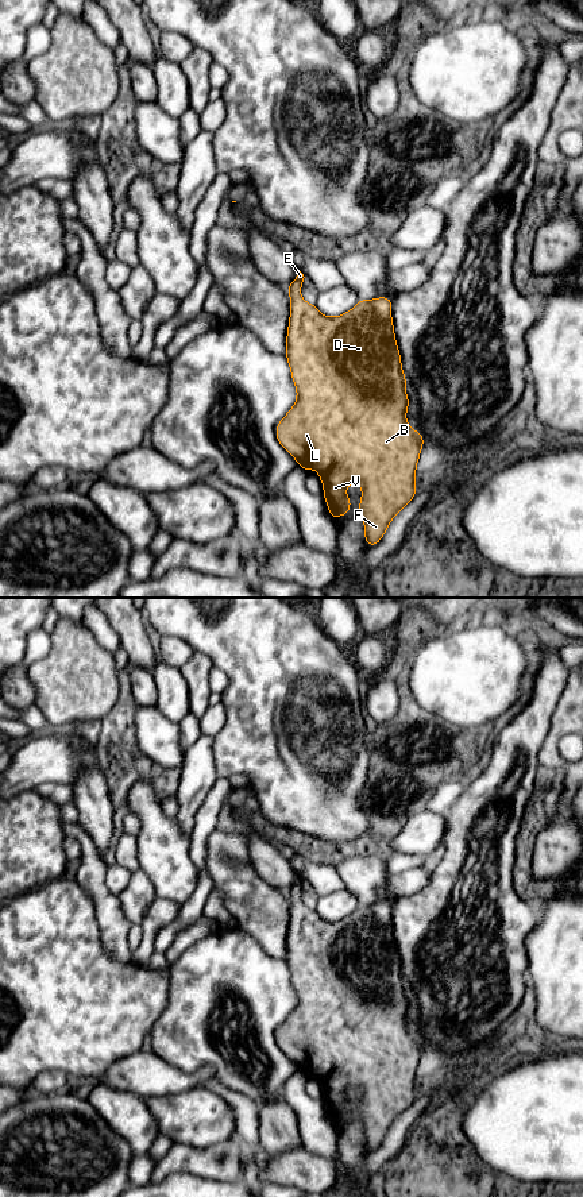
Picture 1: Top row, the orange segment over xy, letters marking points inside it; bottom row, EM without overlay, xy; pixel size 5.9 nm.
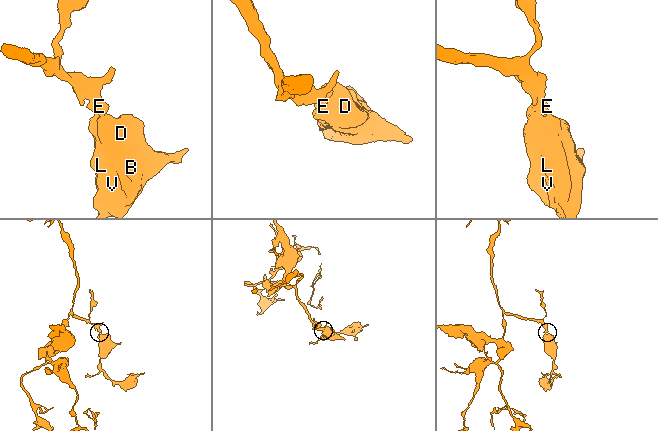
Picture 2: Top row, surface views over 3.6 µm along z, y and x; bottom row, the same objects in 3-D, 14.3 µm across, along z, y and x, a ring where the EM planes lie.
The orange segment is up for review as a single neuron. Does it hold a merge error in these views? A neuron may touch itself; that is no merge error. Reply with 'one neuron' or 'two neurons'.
one neuron

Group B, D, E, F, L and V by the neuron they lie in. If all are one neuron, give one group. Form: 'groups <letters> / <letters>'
groups B D E F L V

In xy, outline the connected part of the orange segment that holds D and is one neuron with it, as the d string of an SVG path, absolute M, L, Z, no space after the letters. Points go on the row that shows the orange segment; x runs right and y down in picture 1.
M297 269L296 279L287 286L290 297L290 318L286 337L286 359L297 390L294 406L278 422L278 443L296 459L306 472L312 468L324 486L324 498L333 521L350 513L351 501L345 487L358 483L362 487L359 514L364 522L364 540L370 547L379 544L391 520L416 495L416 468L424 437L406 421L409 398L406 378L402 371L391 318L391 298L359 300L347 313L336 317L321 314L314 304L301 297L304 274Z

